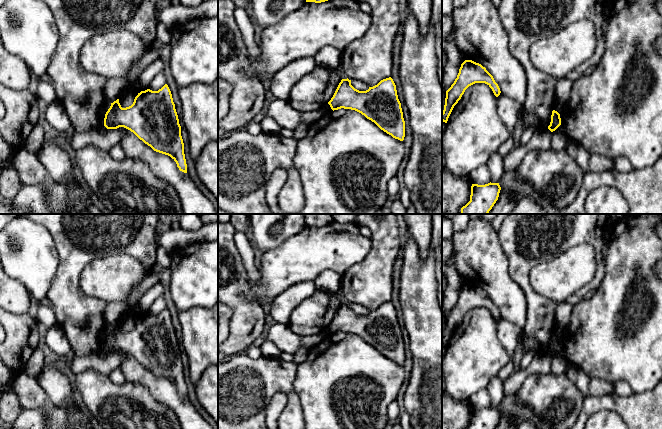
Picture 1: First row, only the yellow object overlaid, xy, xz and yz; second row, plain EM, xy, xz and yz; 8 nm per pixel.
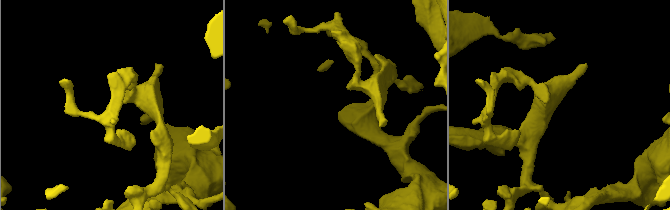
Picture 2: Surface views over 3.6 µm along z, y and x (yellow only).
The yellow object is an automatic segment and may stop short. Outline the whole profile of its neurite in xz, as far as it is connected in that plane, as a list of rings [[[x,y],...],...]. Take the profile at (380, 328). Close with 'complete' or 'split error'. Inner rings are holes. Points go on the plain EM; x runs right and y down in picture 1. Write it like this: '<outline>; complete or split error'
[[[391,301],[366,315],[355,313],[348,302],[342,303],[328,328],[333,335],[341,332],[355,334],[393,362],[404,364],[405,345]]]; complete

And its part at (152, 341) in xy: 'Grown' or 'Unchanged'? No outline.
Unchanged

